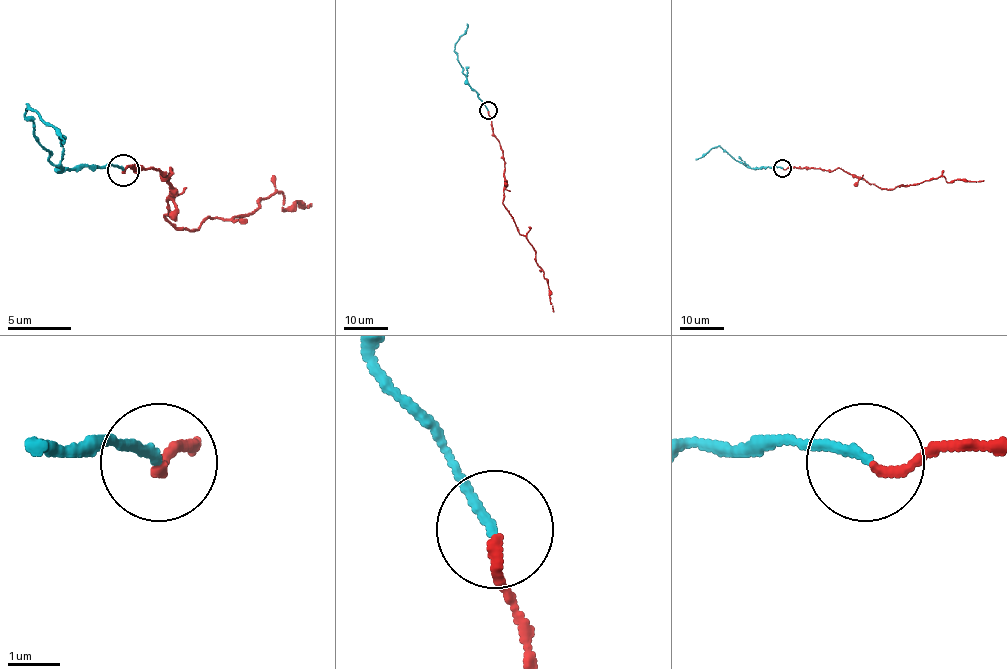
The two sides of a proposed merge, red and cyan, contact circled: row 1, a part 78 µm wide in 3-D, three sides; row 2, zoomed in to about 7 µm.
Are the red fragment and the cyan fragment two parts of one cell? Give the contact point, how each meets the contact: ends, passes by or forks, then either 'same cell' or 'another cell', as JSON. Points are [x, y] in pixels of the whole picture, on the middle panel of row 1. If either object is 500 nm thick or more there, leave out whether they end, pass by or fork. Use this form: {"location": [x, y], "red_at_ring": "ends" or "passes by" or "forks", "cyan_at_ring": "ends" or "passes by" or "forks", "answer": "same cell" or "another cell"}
{"location": [488, 110], "red_at_ring": "ends", "cyan_at_ring": "ends", "answer": "same cell"}

